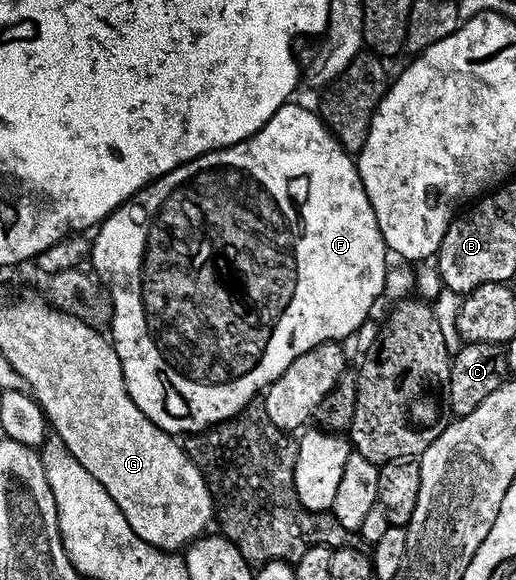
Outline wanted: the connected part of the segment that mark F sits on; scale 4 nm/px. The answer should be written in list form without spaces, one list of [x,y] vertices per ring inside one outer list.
[[[294,103],[281,106],[253,136],[244,141],[203,153],[155,178],[130,201],[118,205],[104,221],[99,222],[94,233],[95,241],[93,237],[89,245],[89,261],[95,265],[111,265],[109,340],[115,346],[117,359],[121,359],[125,387],[143,414],[172,435],[199,433],[228,421],[249,402],[256,400],[268,385],[272,385],[281,371],[297,359],[297,355],[305,355],[305,351],[327,341],[342,342],[342,337],[357,332],[363,320],[370,315],[375,300],[384,296],[383,284],[389,268],[389,250],[377,227],[377,215],[373,215],[369,195],[359,178],[358,164],[352,154],[335,140],[314,108],[306,109]]]

